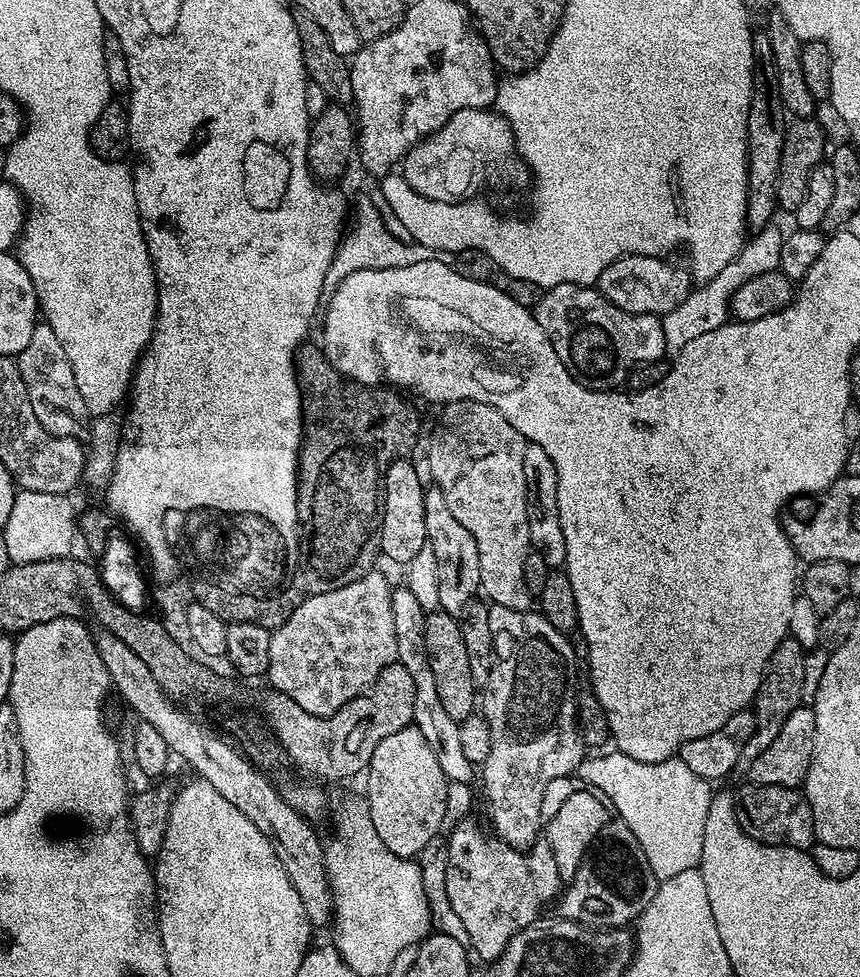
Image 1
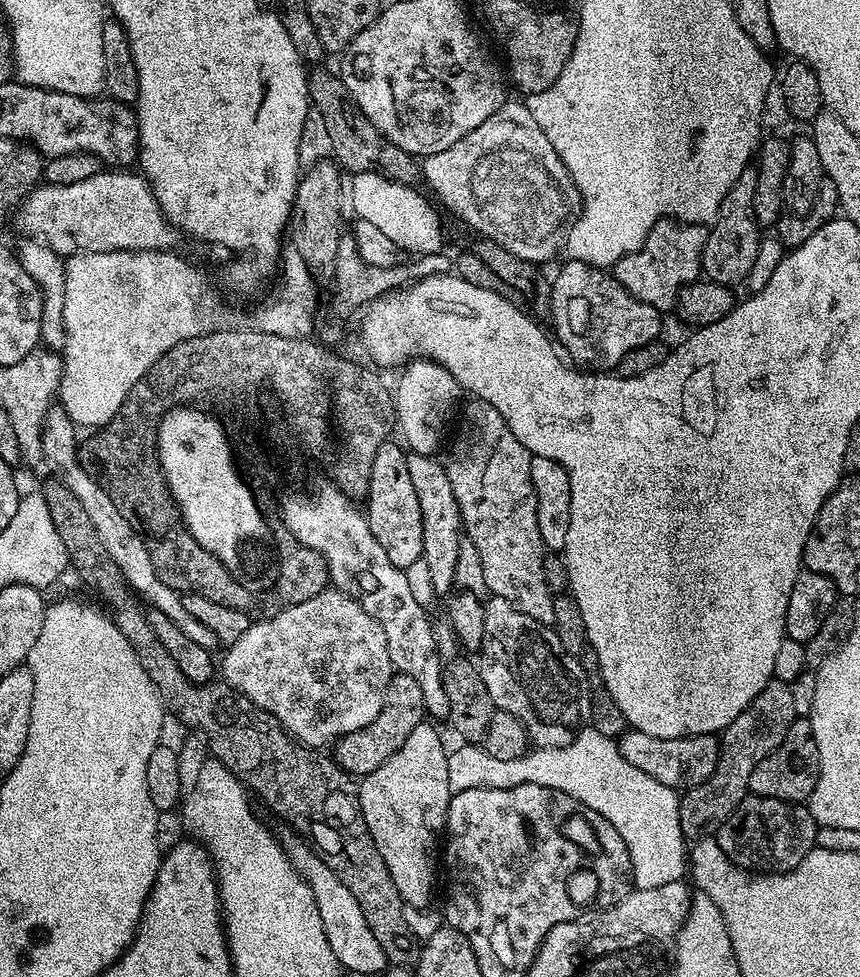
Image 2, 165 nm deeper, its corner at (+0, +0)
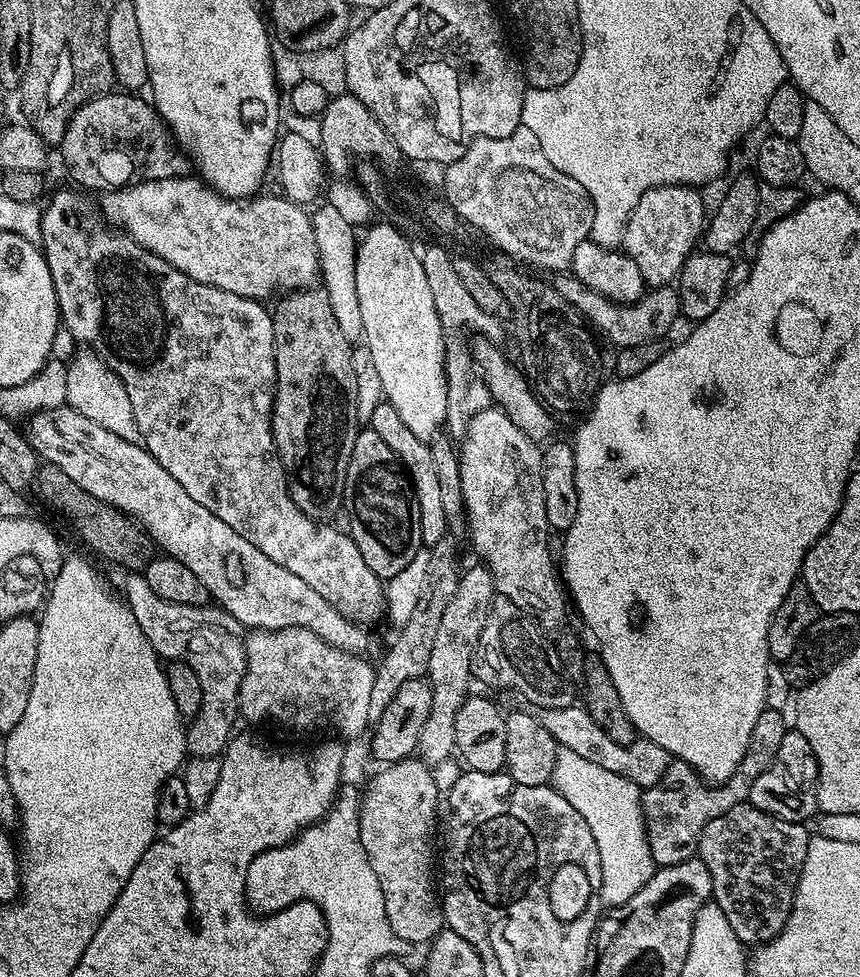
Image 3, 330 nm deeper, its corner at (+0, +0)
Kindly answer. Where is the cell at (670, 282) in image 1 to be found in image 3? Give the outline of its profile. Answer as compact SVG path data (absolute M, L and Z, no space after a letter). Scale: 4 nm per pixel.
M671 184L646 190L638 198L638 206L634 206L624 227L622 251L634 260L645 285L652 288L671 285L697 247L706 227L706 212L704 216L704 200L696 192L699 191L687 184Z

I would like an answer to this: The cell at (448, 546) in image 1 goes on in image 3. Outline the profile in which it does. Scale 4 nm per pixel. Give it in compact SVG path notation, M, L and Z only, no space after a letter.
M380 402L380 405L372 412L370 427L390 450L396 452L400 463L403 464L405 472L408 473L408 479L412 482L412 488L416 492L416 501L420 511L420 521L422 522L422 545L431 546L442 542L449 535L449 529L446 526L446 514L442 510L442 490L438 487L438 470L436 469L436 456L431 452L429 441L418 438L418 434L402 422L398 410L387 402Z

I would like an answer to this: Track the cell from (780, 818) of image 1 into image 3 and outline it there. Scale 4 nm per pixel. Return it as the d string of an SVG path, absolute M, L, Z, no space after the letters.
M742 803L726 810L714 822L706 822L700 835L698 859L710 870L712 900L722 906L722 914L738 934L741 944L759 946L768 944L786 926L792 913L792 900L800 881L800 869L806 862L810 832L803 823L795 824L777 816L766 814L750 803Z

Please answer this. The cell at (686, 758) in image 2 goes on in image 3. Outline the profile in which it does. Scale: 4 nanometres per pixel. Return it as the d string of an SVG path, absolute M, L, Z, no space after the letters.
M582 706L571 708L541 708L538 712L542 726L550 730L550 734L556 739L557 745L561 748L574 750L574 754L579 754L582 758L587 758L589 762L594 762L598 766L603 766L605 770L611 770L614 774L622 774L622 778L630 778L642 790L652 788L666 774L670 757L668 751L658 742L638 738L629 744L614 742L590 718L590 714Z

